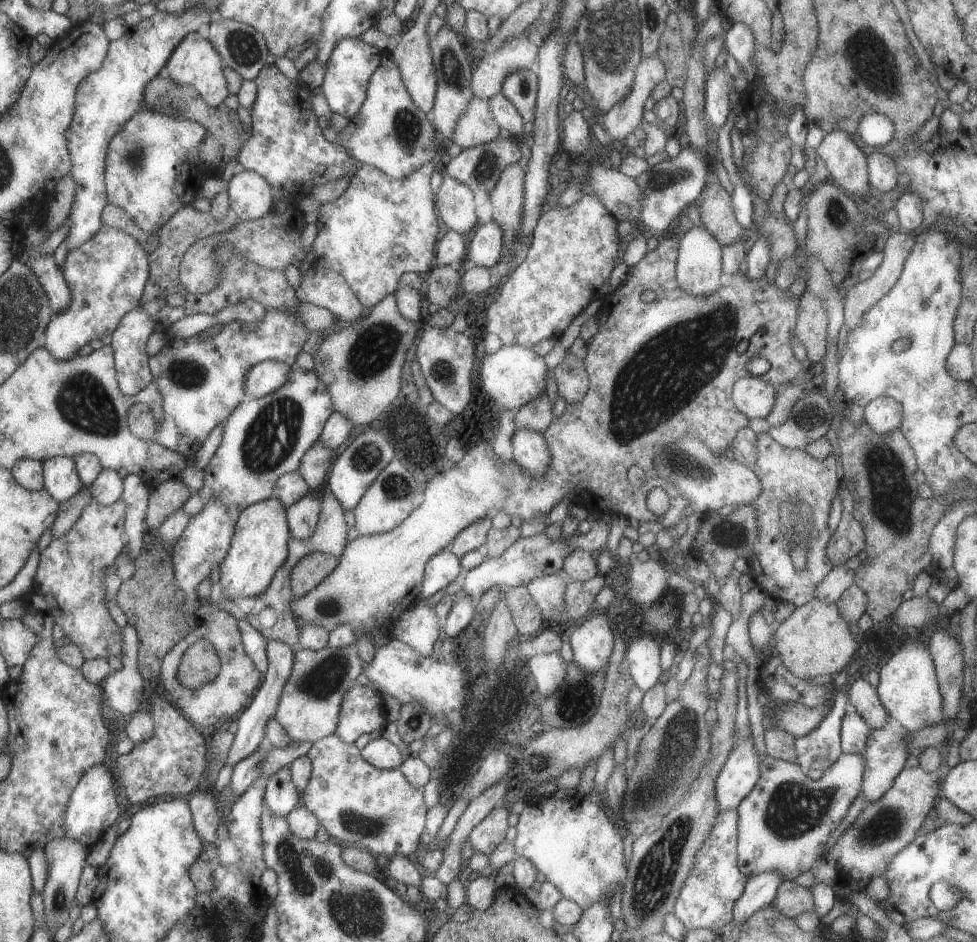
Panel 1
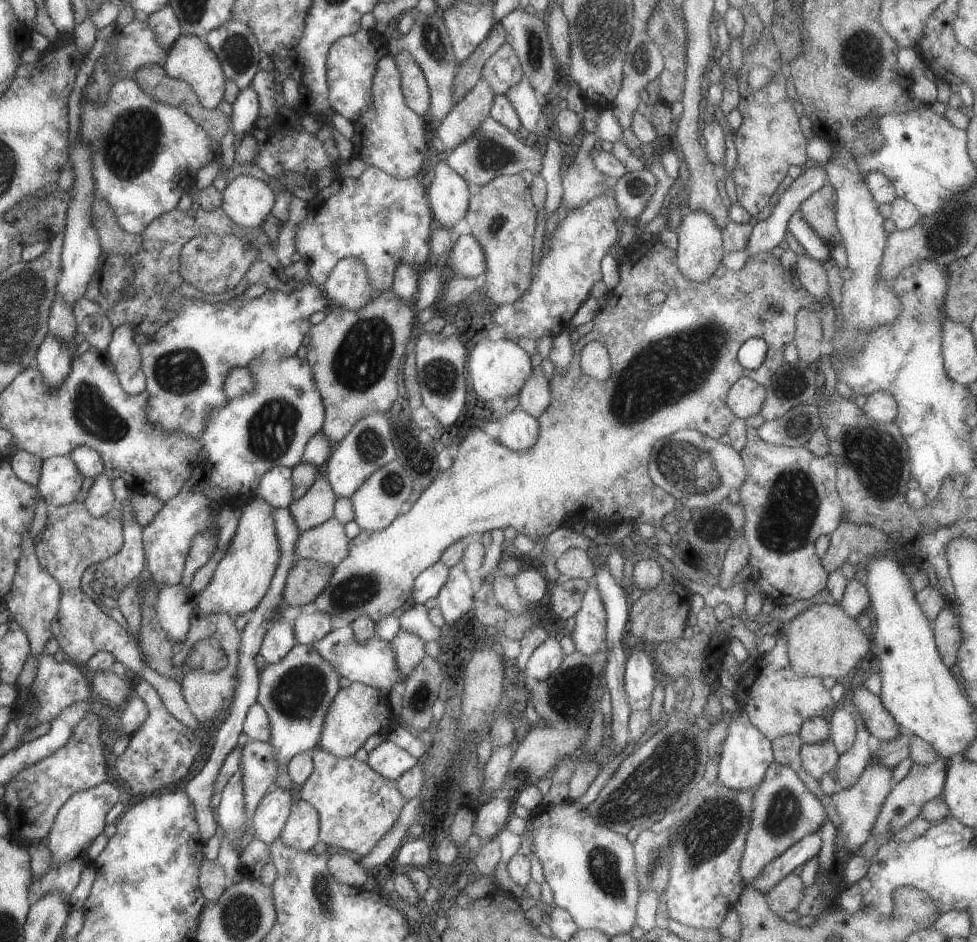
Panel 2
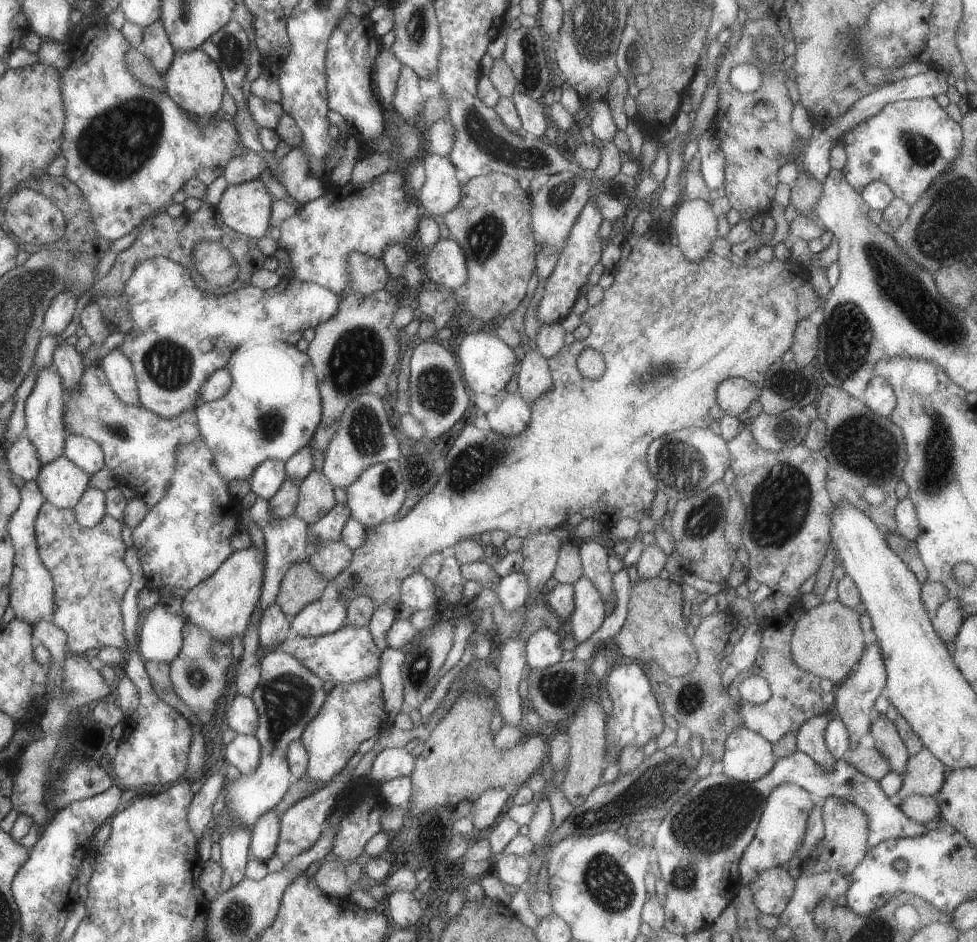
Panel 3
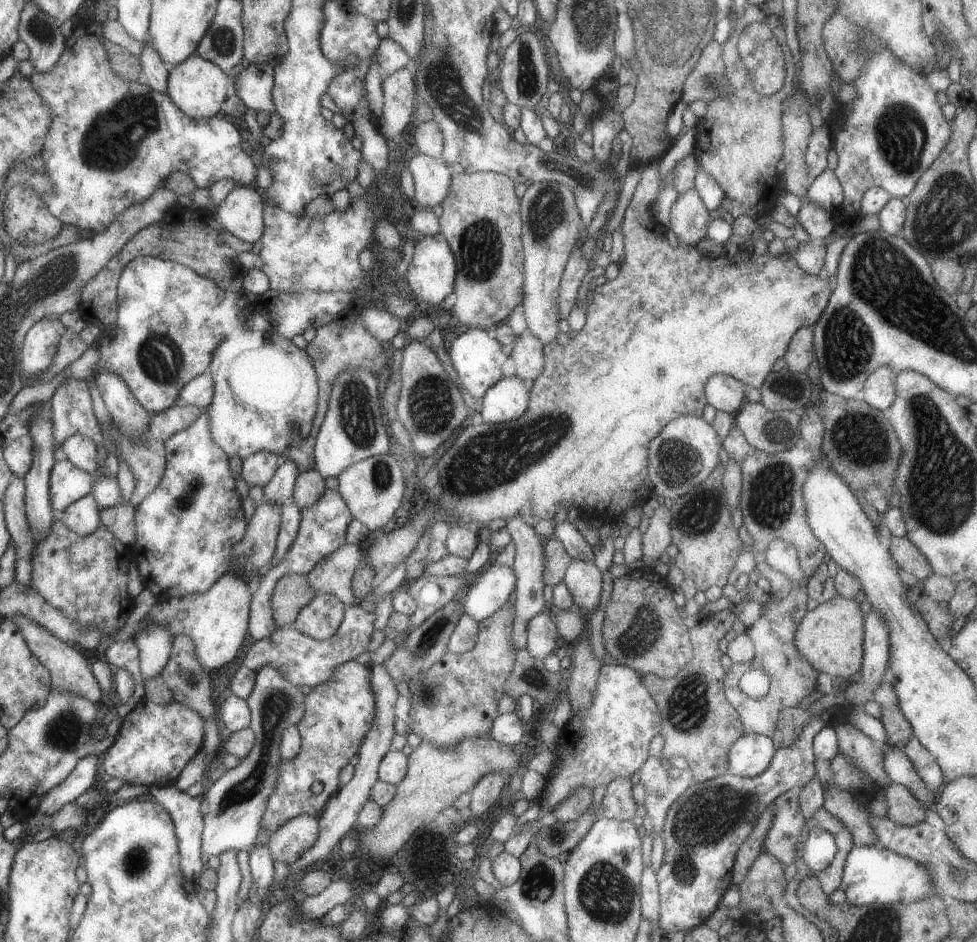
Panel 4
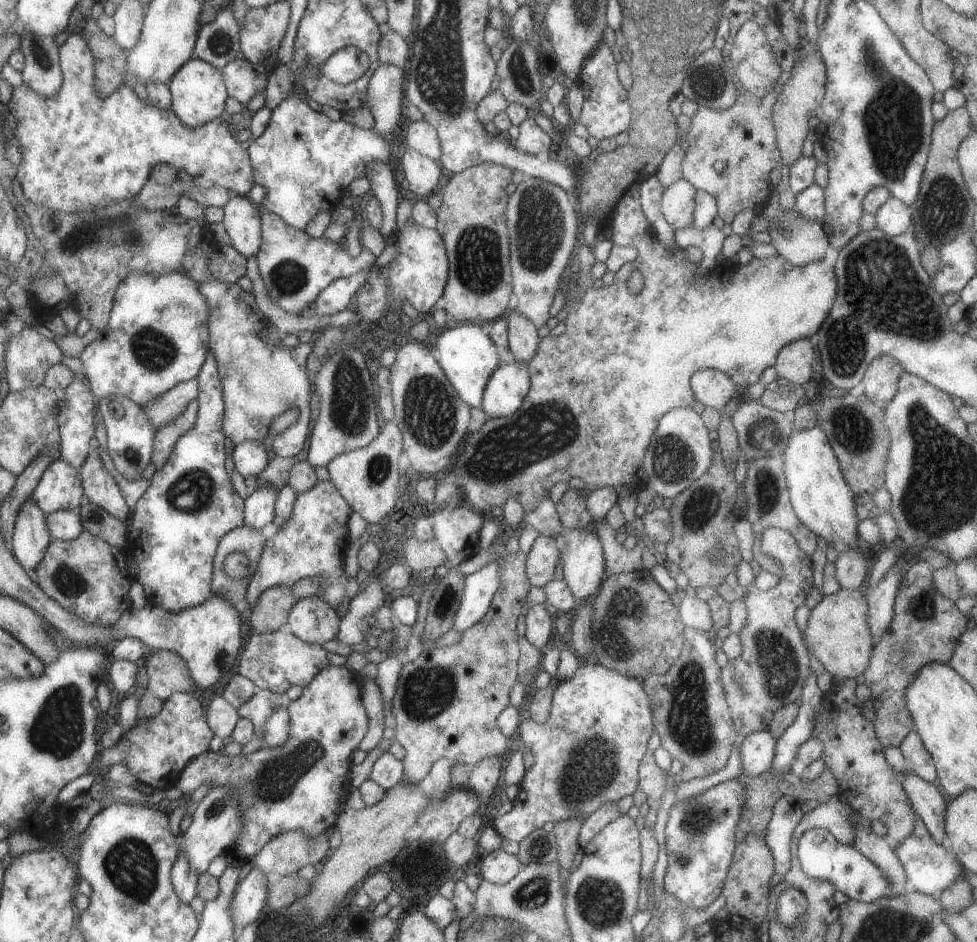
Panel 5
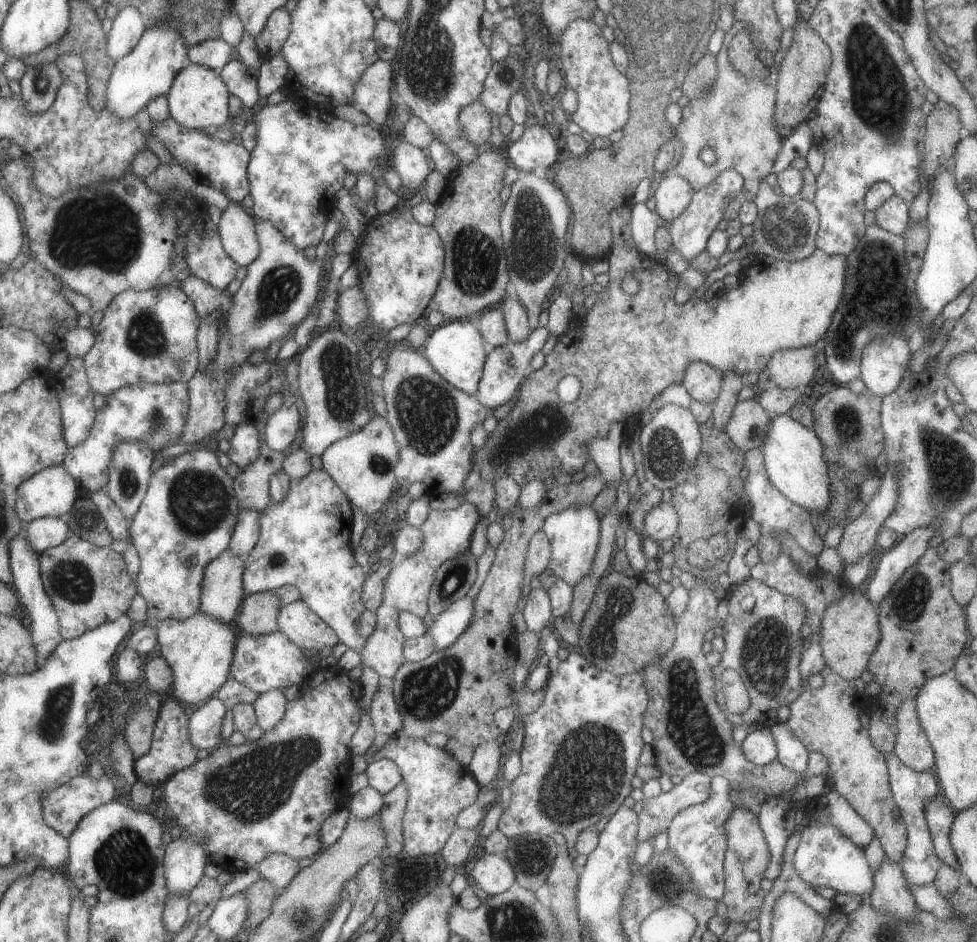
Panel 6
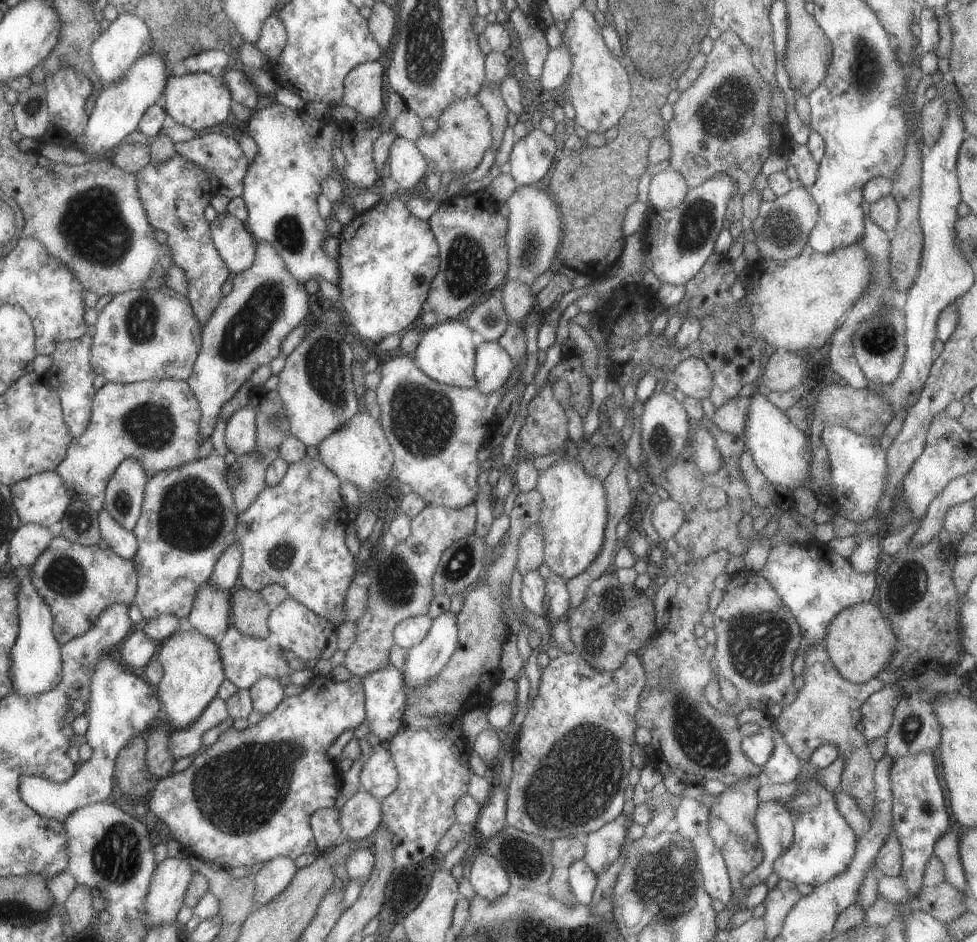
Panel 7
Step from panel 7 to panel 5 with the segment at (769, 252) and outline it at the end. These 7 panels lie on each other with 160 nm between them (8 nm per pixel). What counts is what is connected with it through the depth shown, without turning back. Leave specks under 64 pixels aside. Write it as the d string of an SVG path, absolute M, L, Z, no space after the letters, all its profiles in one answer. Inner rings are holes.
M774 189L771 190L769 200L765 202L765 206L759 212L765 216L765 220L769 224L769 230L767 228L770 237L769 244L789 264L801 267L809 264L809 262L823 259L828 242L821 222L803 218L803 214L799 214L799 212L795 212L791 208L788 210L780 208L779 194Z

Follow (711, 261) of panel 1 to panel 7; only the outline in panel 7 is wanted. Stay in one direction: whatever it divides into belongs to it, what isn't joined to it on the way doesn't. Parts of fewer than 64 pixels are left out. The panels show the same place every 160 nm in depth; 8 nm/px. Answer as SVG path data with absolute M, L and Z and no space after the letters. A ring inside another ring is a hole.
M673 169L653 172L648 188L648 202L657 210L668 211L683 202L689 190L685 179Z

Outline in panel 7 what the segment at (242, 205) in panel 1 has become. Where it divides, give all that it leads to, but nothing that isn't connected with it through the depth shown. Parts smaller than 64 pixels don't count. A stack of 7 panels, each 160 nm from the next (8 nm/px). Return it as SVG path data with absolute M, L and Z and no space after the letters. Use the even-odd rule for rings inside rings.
M226 210L209 223L211 242L228 271L239 274L251 266L256 244L247 226Z

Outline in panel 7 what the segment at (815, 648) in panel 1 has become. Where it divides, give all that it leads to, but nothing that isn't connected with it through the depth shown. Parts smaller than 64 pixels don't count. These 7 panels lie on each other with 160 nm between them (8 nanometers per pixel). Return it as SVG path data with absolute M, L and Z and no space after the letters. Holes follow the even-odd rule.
M867 602L857 603L841 609L827 625L824 636L825 650L835 670L849 682L864 683L884 670L890 656L896 649L895 635L877 605Z

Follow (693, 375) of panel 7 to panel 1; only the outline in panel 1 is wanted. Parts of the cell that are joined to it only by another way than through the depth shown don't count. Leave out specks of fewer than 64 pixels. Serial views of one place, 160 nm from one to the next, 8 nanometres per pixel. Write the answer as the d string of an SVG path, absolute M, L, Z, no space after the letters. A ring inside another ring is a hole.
M751 375L744 376L734 382L732 386L732 401L735 408L748 419L765 418L768 412L771 412L776 398L776 386L764 381L761 376L753 377Z

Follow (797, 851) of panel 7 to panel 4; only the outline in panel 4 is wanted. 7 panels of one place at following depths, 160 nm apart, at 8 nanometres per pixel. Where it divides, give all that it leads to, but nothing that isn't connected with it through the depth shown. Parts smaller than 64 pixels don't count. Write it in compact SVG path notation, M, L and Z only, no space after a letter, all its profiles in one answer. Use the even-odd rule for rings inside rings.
M820 825L809 830L800 850L803 864L809 870L818 872L829 866L829 863L834 860L836 845L829 830L825 830ZM880 845L851 848L845 858L839 889L845 893L846 901L855 906L872 903L894 904L913 902L933 895L931 874L925 866L903 858Z

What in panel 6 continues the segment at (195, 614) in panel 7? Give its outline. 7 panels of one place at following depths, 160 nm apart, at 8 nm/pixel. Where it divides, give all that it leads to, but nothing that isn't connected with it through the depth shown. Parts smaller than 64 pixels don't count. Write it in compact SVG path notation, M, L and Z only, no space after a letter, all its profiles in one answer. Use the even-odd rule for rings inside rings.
M225 548L215 560L205 566L201 580L199 612L230 624L236 619L243 599L243 559Z

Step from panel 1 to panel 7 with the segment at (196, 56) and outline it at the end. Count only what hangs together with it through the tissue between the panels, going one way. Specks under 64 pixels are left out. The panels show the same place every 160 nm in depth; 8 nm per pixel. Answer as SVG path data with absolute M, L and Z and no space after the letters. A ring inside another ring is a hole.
M208 72L187 73L181 76L170 75L167 78L163 91L163 108L173 123L191 128L191 130L203 130L221 124L229 116L232 103L231 95L225 79L222 75L212 76Z

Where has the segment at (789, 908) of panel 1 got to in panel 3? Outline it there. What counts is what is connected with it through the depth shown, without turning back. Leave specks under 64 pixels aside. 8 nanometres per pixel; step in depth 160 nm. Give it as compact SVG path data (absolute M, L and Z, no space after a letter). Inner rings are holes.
M775 866L759 872L759 876L749 882L748 888L755 908L761 914L777 917L789 903L794 890L794 880L784 866Z

